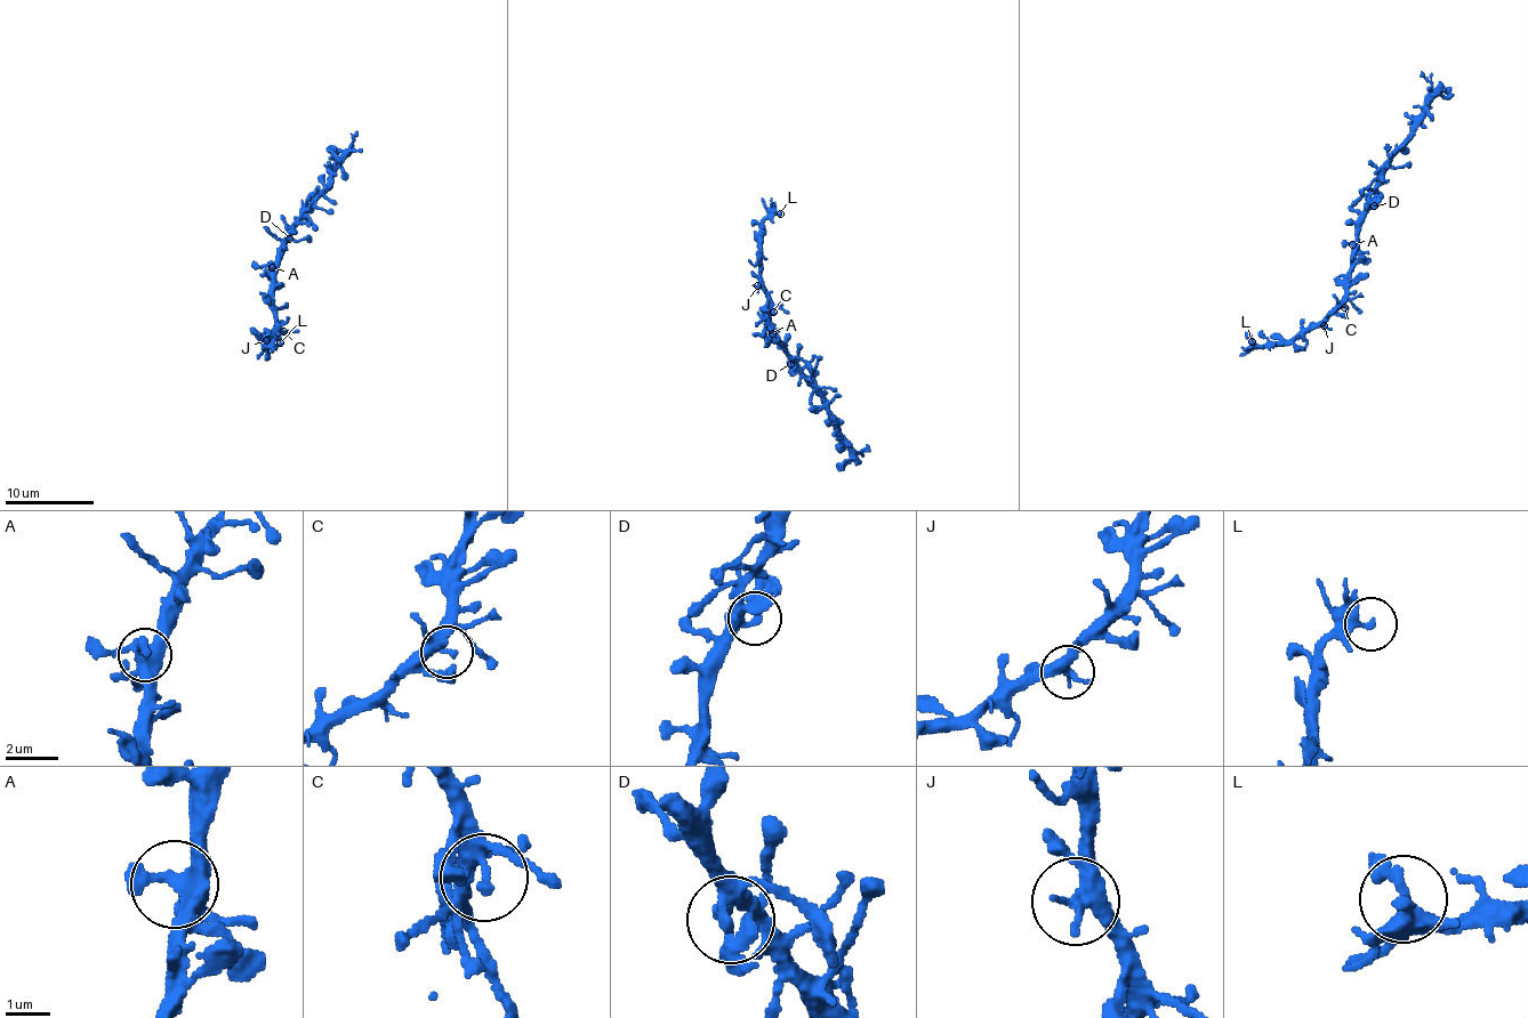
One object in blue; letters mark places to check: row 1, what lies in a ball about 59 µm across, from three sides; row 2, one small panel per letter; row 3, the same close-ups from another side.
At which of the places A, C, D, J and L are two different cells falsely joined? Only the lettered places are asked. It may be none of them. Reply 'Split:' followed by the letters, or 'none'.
Split: none

